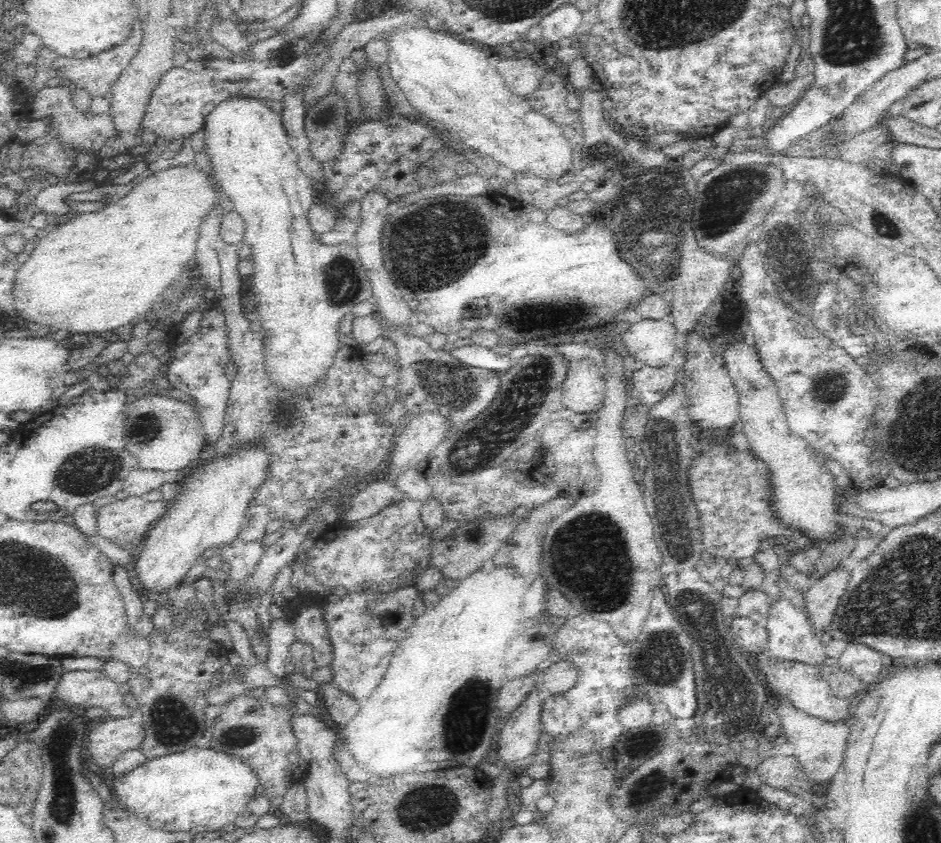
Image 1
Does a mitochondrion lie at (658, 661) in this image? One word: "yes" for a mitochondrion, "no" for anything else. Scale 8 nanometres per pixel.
yes

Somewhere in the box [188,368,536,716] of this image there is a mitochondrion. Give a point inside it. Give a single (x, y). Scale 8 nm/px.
(476, 534)

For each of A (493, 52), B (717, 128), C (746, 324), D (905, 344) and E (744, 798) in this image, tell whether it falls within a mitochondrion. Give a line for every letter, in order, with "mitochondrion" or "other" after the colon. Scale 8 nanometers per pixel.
A: other
B: other
C: other
D: other
E: other

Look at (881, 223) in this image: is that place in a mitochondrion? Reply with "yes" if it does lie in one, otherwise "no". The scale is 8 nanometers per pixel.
yes

